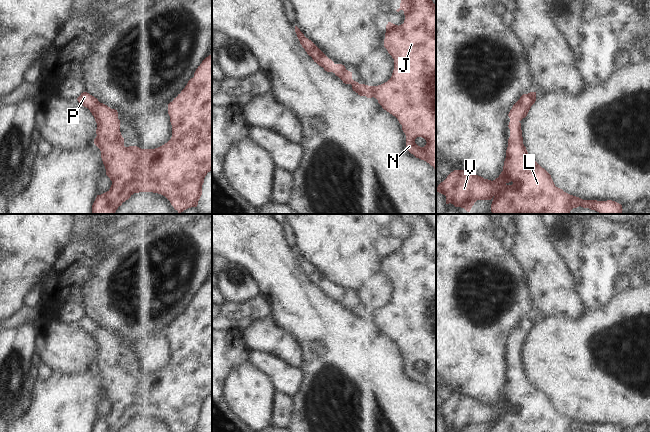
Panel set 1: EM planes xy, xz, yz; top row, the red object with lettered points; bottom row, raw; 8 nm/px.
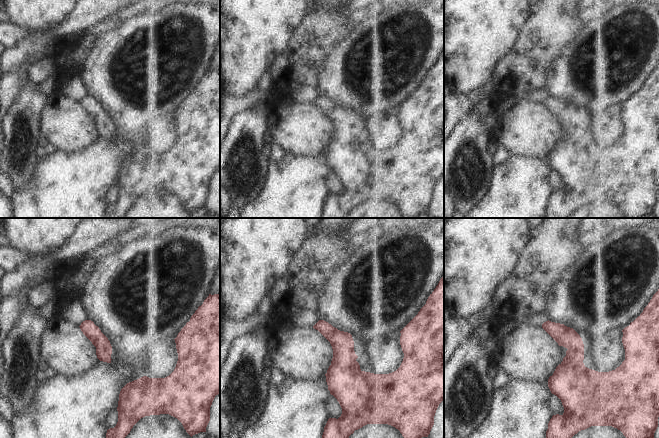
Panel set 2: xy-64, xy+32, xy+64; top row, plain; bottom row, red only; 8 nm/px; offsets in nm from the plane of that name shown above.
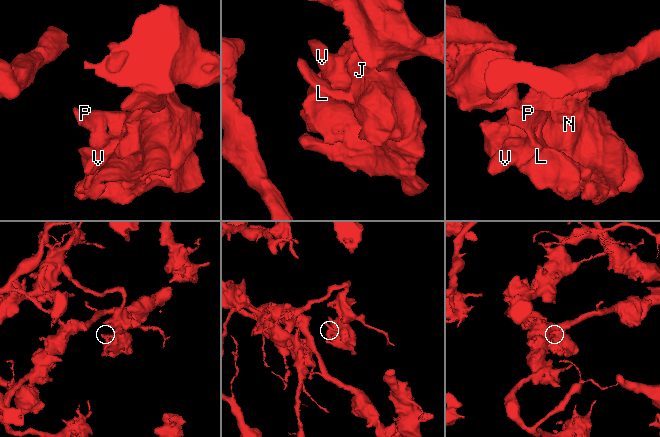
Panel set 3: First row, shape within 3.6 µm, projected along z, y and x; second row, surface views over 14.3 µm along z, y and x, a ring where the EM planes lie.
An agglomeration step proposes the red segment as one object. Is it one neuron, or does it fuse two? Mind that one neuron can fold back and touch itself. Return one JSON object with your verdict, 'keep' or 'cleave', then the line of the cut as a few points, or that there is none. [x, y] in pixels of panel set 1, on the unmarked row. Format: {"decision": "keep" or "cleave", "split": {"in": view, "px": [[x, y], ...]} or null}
{"decision": "keep", "split": null}

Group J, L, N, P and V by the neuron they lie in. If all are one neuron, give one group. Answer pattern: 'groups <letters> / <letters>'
groups J L N P V

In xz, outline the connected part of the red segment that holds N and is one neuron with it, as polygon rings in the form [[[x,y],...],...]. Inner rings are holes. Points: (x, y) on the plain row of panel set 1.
[[[400,214],[400,224],[400,232],[396,235],[404,235],[404,247],[398,250],[388,246],[384,263],[384,271],[394,283],[394,294],[391,302],[378,310],[354,305],[352,296],[329,283],[297,250],[295,256],[314,286],[325,295],[333,296],[343,307],[351,308],[358,319],[376,322],[384,334],[395,340],[406,359],[406,373],[436,394],[436,229],[423,214]],[[417,361],[426,364],[424,371],[415,367]]]

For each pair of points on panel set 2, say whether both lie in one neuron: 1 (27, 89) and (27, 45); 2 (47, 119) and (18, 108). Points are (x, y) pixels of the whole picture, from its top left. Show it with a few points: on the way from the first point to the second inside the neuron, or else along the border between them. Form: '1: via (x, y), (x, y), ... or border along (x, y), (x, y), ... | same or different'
1: border along (26, 76), (13, 97) | different
2: border along (46, 103), (39, 116), (38, 133), (40, 139) | different

